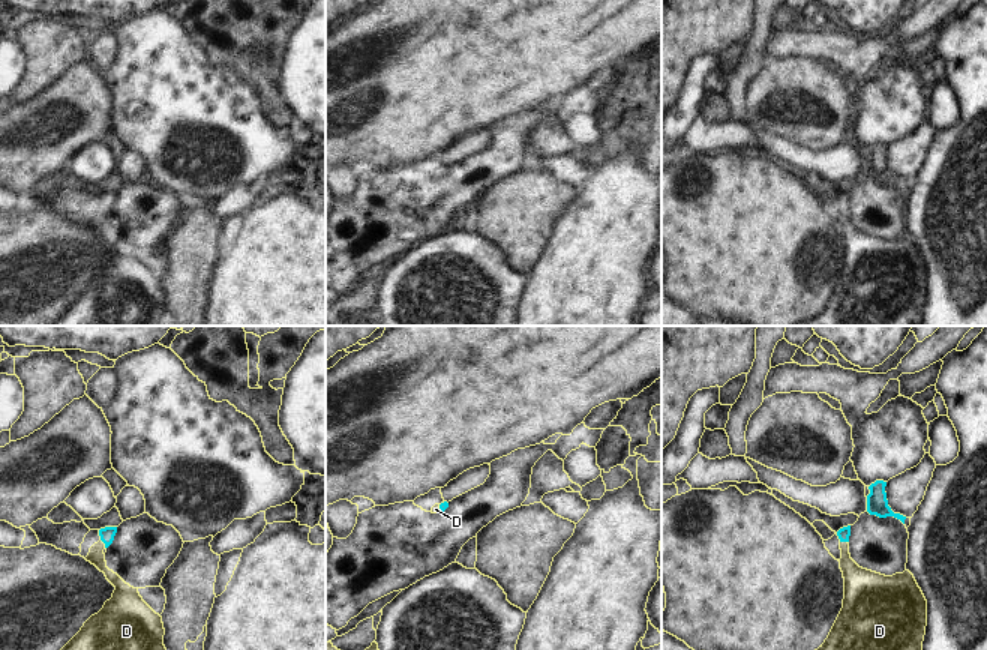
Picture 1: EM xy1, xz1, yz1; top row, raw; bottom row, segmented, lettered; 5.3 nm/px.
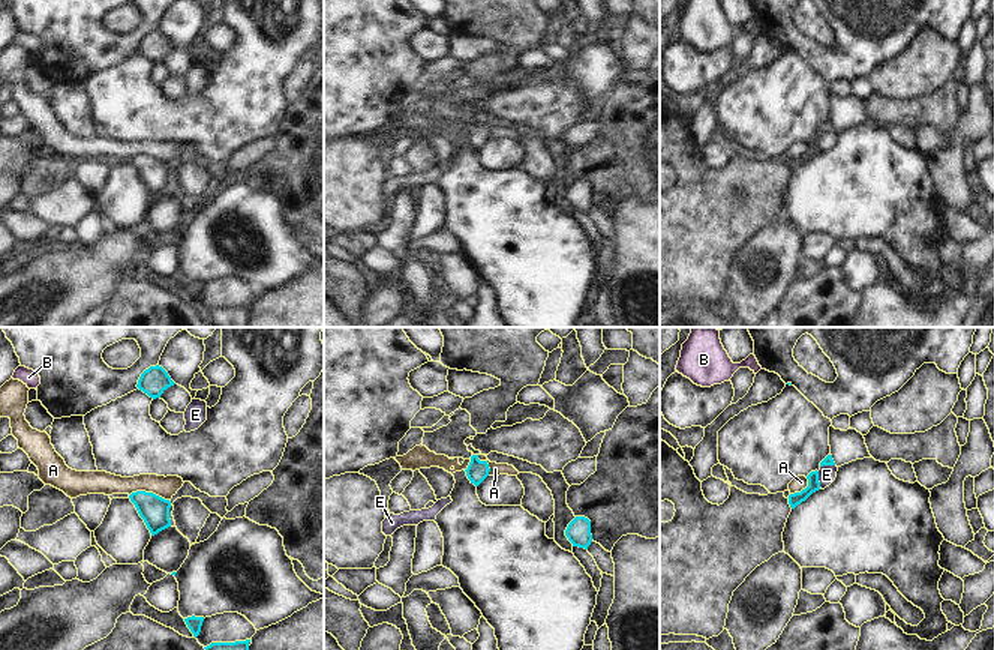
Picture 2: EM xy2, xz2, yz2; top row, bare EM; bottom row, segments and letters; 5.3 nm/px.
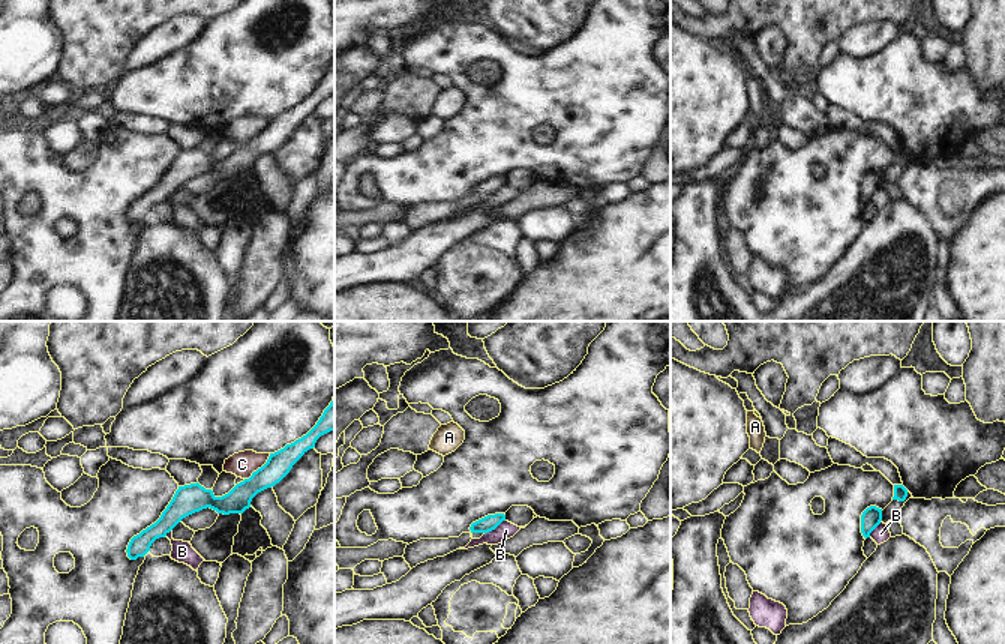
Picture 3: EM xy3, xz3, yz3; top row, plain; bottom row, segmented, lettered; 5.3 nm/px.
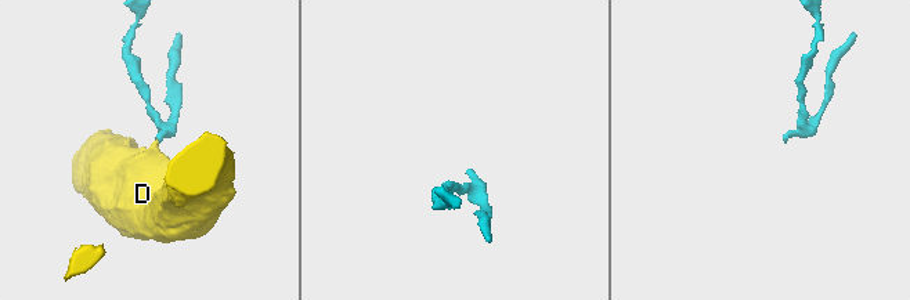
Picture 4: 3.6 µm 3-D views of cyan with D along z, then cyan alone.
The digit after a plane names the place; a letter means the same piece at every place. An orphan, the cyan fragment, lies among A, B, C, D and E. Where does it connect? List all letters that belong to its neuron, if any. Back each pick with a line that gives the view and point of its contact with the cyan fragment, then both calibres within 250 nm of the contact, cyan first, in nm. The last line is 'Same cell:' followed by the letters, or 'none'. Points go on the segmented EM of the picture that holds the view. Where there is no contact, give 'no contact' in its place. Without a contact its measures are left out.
D: meets cyan in xy1 at (104, 542); 80 nm thick on the cyan side, 90 nm on the other
Same cell: D

